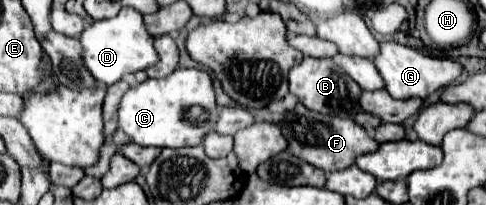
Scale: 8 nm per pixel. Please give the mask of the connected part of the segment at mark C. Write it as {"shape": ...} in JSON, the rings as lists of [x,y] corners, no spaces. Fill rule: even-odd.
{"shape":[[[175,69],[169,77],[147,79],[131,87],[119,107],[119,127],[137,145],[187,147],[201,145],[203,137],[215,129],[219,119],[213,81],[203,69]],[[203,107],[203,109],[191,109]]]}

